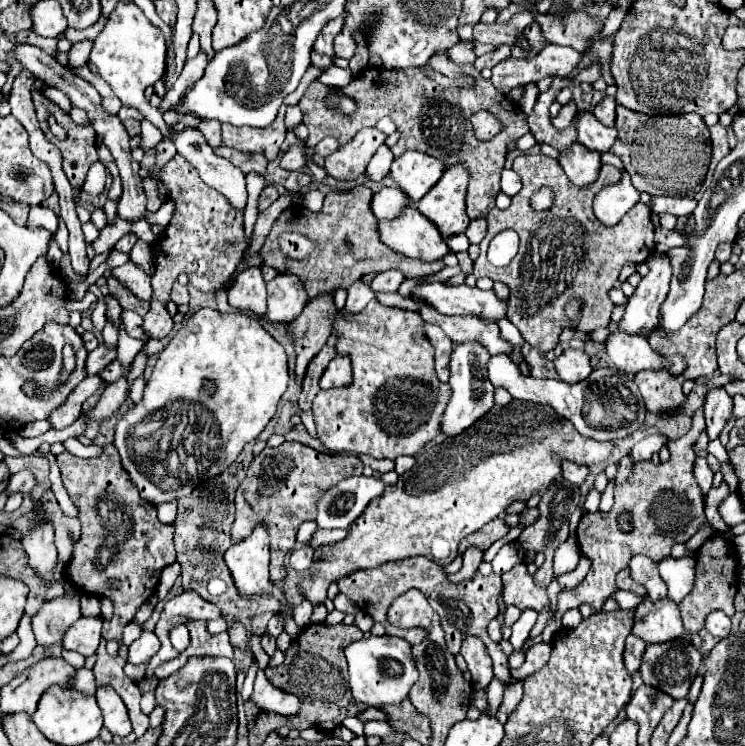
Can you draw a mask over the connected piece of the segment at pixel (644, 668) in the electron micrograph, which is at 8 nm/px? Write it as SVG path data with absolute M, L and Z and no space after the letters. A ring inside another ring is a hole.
M672 640L672 644L648 644L646 652L642 656L642 666L640 666L640 676L642 682L654 688L660 688L674 700L686 698L692 680L696 678L704 658L700 652L688 642L688 640Z

